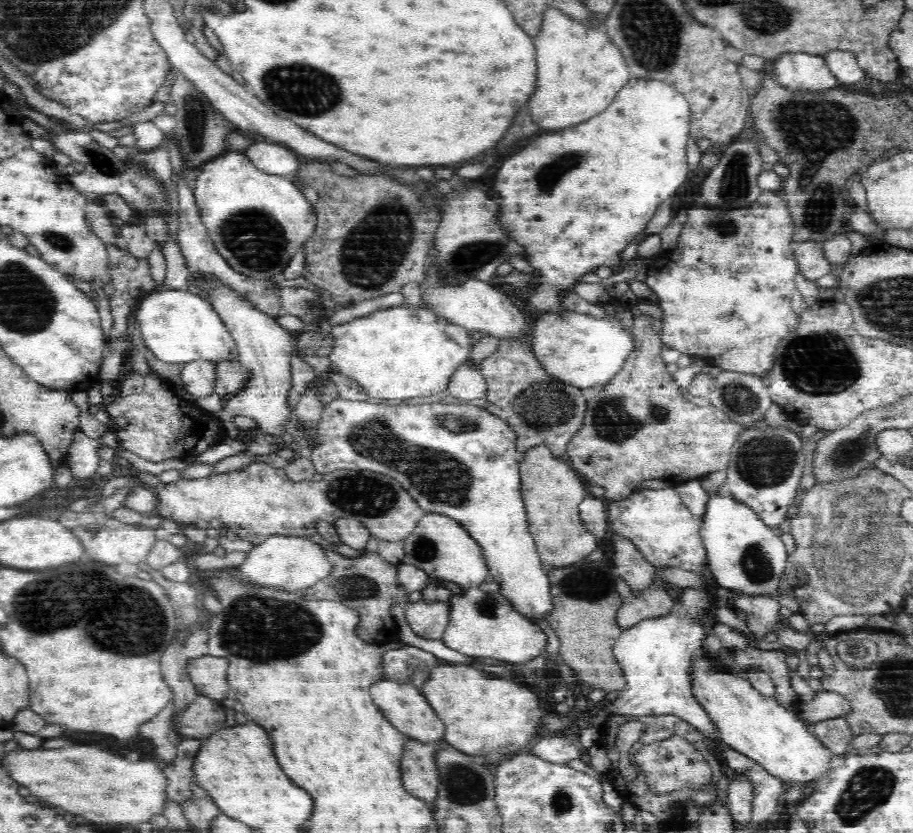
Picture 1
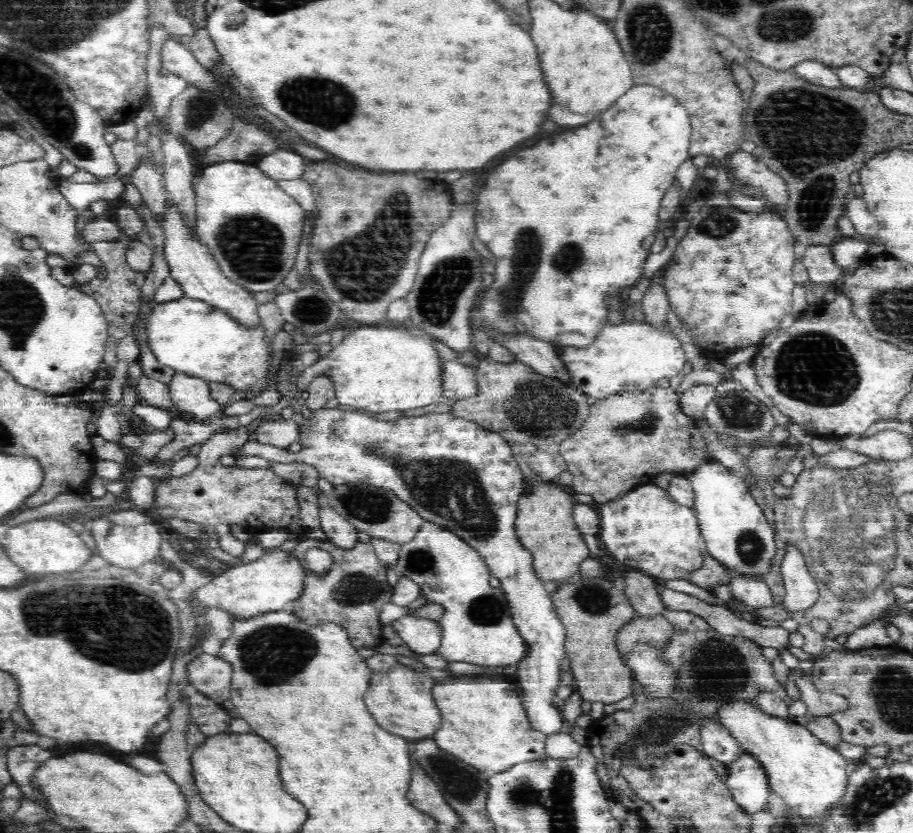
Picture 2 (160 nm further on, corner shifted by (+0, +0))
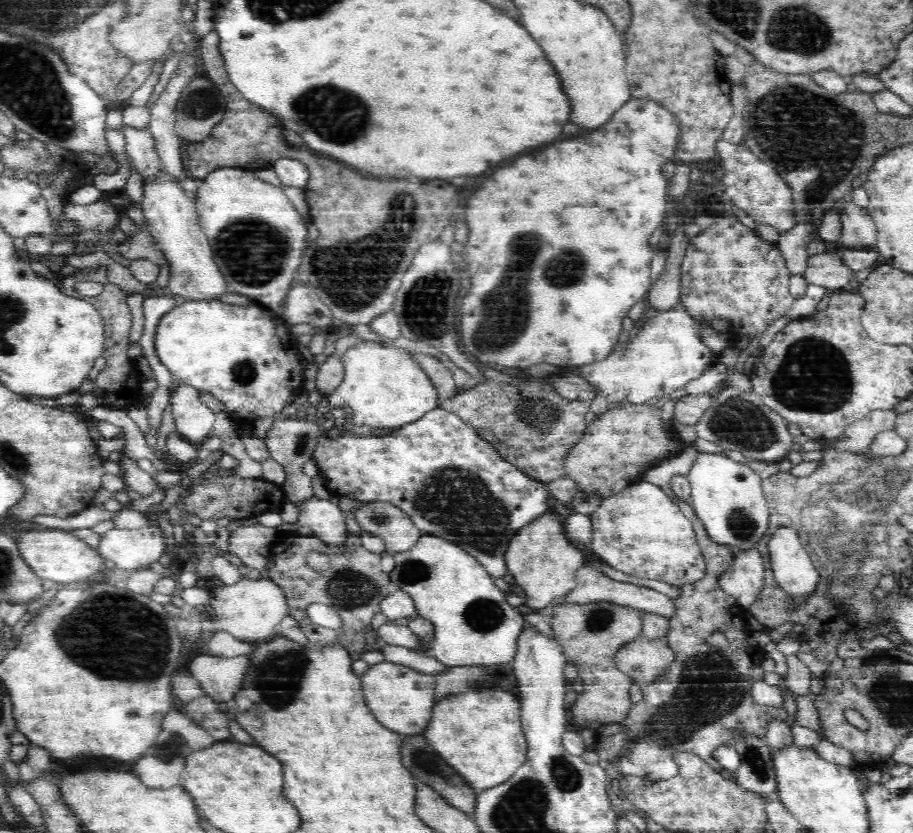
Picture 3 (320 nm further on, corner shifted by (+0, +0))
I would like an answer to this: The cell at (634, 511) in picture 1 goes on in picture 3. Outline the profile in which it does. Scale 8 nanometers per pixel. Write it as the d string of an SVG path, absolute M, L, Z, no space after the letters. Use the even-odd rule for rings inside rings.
M644 480L632 482L622 492L603 499L598 508L589 515L593 524L593 537L586 548L592 550L599 557L599 561L630 576L657 579L678 587L688 582L696 582L704 576L706 563L700 553L691 517L682 511L680 503L673 495L660 485Z

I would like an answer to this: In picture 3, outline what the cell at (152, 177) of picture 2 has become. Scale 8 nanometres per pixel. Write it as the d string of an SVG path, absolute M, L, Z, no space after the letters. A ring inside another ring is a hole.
M127 127L122 130L122 135L124 135L126 152L136 175L144 181L144 184L148 183L148 187L162 182L163 166L155 149L154 137L149 129Z

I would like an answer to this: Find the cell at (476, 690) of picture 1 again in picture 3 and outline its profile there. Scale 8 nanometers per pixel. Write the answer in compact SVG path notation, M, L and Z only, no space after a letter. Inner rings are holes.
M472 688L466 692L454 694L446 692L437 698L434 719L425 730L425 739L435 748L448 764L457 768L467 781L480 792L492 785L499 785L508 780L526 762L530 754L530 744L520 726L520 702L514 691L506 688Z

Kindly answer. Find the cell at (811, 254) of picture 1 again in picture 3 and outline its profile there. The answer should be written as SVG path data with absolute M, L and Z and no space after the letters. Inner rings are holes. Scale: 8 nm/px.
M831 248L809 256L803 277L810 285L846 289L855 272L842 263L838 250Z

